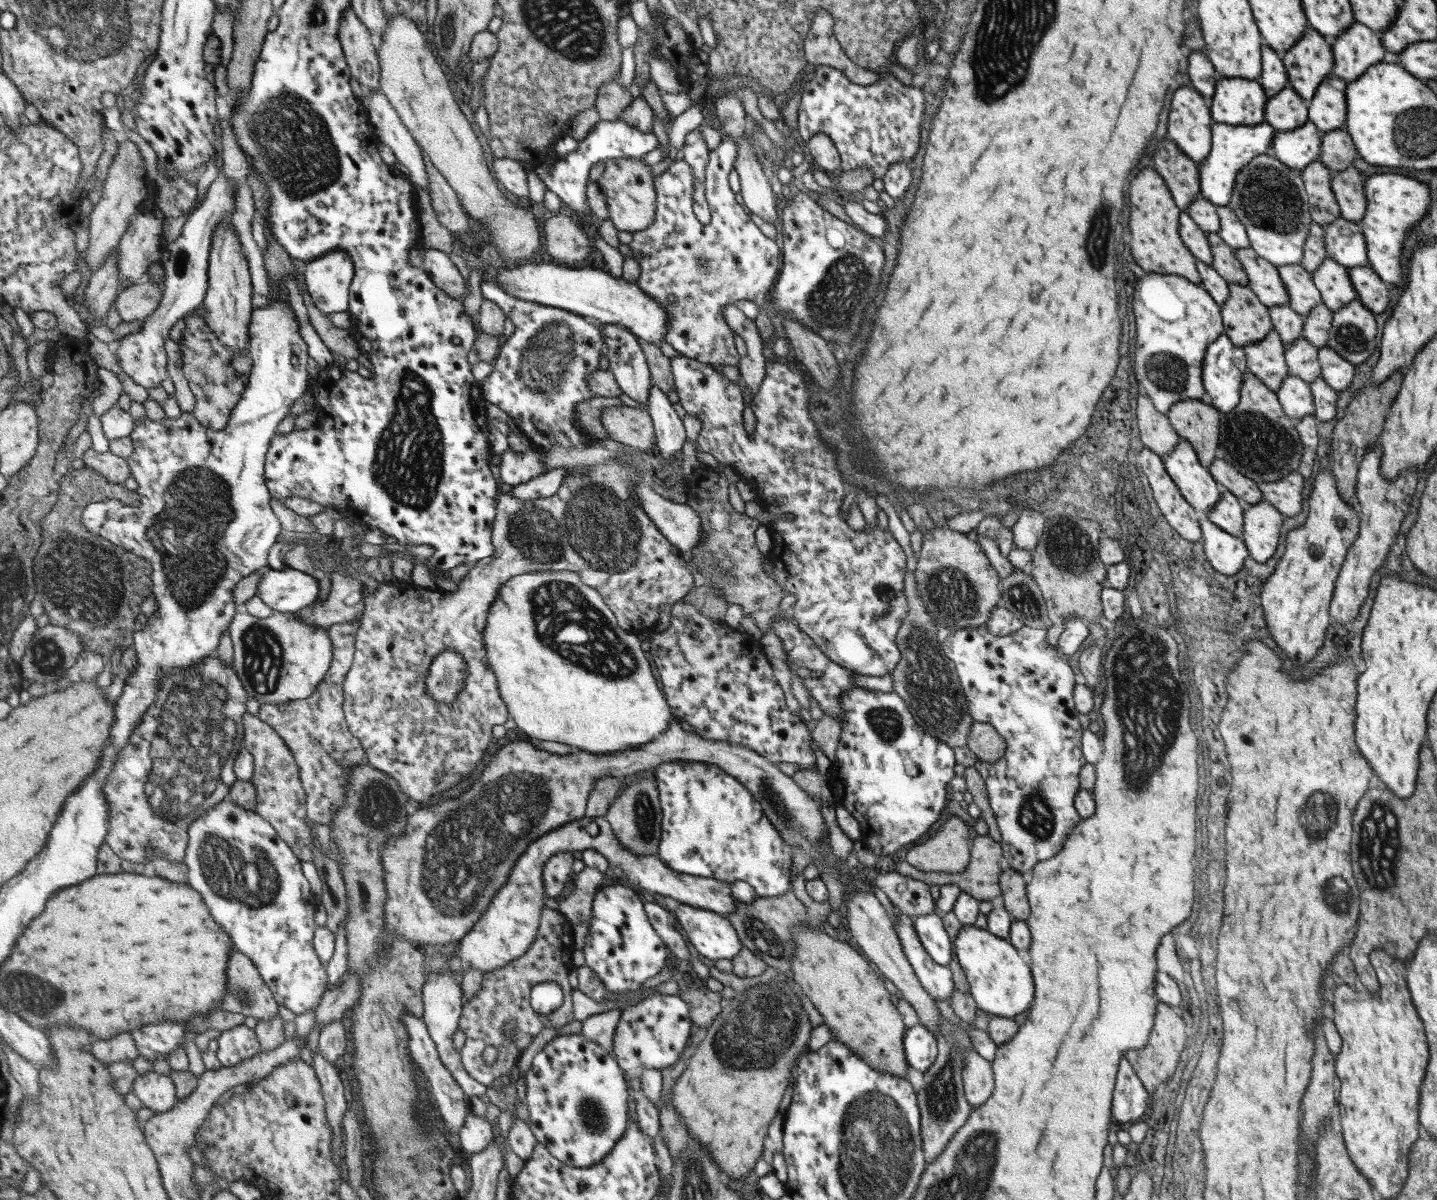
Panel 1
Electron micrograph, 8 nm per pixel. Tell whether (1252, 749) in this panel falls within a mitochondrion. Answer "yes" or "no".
no

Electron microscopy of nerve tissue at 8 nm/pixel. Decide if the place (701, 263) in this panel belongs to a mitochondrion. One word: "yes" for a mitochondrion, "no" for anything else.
yes

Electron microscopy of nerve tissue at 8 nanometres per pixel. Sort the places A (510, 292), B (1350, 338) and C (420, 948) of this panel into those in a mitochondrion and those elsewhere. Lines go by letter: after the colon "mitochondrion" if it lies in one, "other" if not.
A: other
B: mitochondrion
C: other

